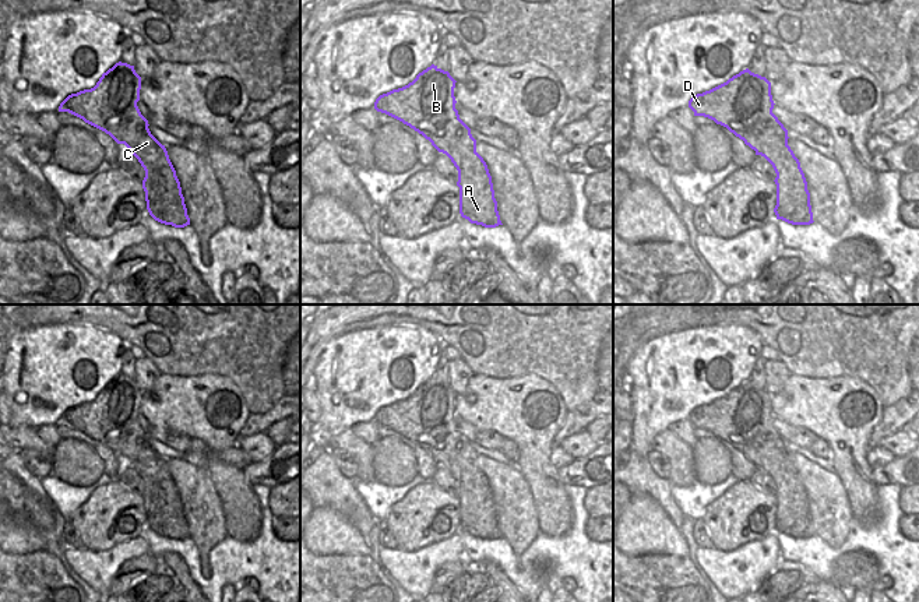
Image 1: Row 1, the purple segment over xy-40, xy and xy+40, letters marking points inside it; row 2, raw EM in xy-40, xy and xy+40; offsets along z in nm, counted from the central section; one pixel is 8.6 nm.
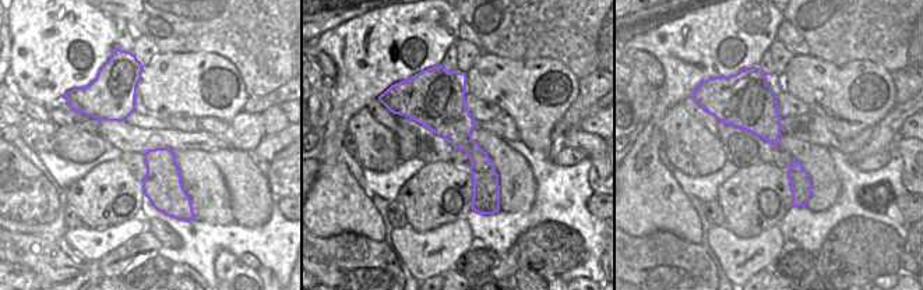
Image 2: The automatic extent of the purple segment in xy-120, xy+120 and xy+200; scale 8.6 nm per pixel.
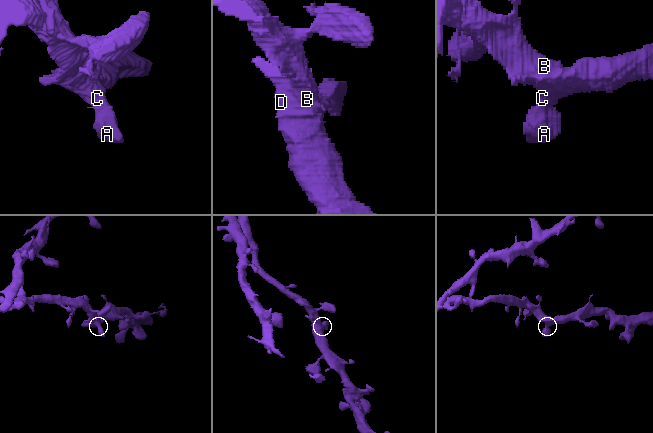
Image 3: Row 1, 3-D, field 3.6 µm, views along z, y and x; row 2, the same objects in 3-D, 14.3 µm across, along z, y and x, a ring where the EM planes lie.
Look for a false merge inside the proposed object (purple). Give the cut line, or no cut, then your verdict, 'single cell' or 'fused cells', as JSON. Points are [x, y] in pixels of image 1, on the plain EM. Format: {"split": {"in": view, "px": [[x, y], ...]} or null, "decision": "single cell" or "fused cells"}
{"split": null, "decision": "single cell"}

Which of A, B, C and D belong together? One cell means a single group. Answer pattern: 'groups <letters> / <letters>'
groups A B C D

